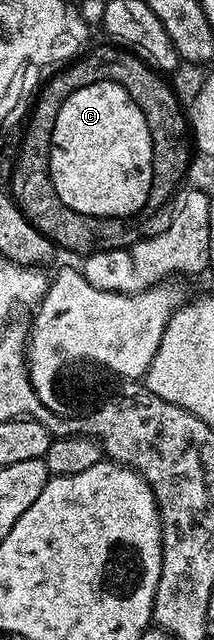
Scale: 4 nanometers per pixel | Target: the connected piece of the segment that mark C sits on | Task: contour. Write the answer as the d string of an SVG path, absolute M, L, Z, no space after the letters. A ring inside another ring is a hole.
M97 82L96 84L86 84L81 90L69 94L69 98L65 101L65 106L61 106L61 114L57 114L57 126L53 126L53 142L51 147L51 177L53 178L53 186L57 190L61 202L65 202L65 206L90 216L131 218L136 214L142 213L139 211L146 206L147 199L152 199L153 142L151 141L151 131L145 122L145 114L141 114L137 102L133 102L133 98L121 86L117 86L113 82Z

